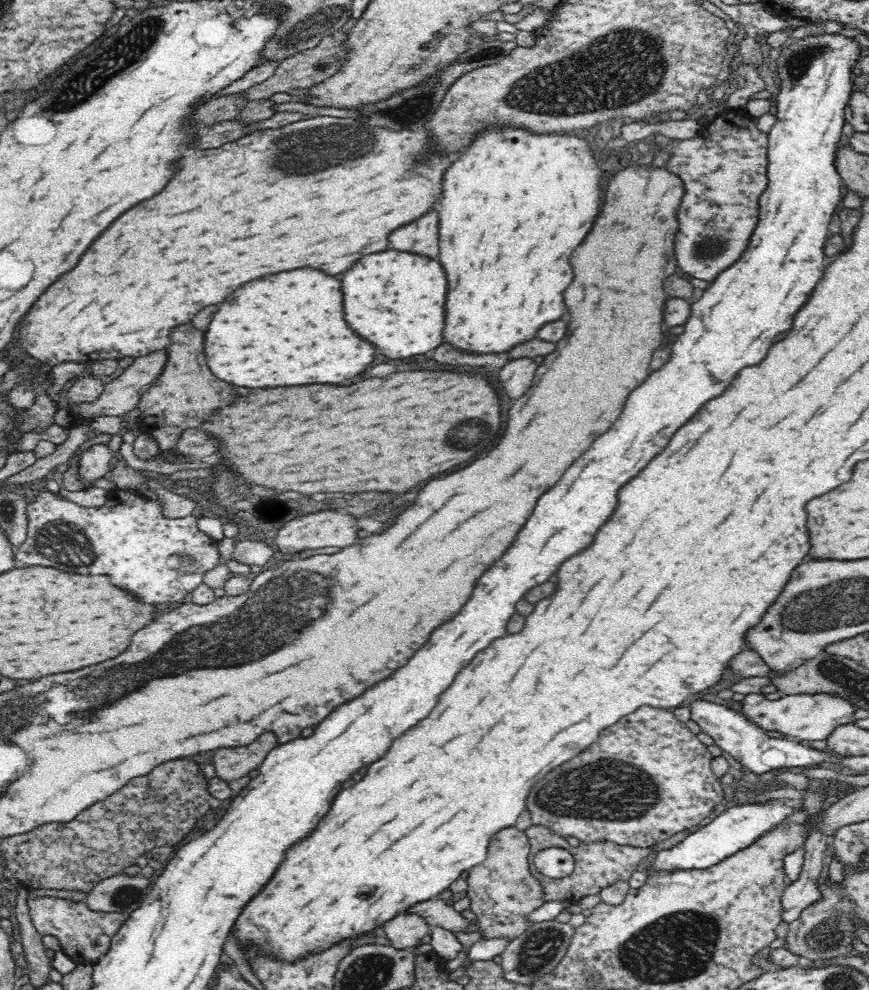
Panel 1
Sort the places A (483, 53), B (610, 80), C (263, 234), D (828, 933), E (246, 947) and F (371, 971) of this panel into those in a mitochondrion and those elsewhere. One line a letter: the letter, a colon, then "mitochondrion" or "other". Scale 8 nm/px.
A: mitochondrion
B: mitochondrion
C: other
D: mitochondrion
E: other
F: mitochondrion

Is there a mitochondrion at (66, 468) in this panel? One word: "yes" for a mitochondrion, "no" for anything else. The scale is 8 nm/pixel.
no

